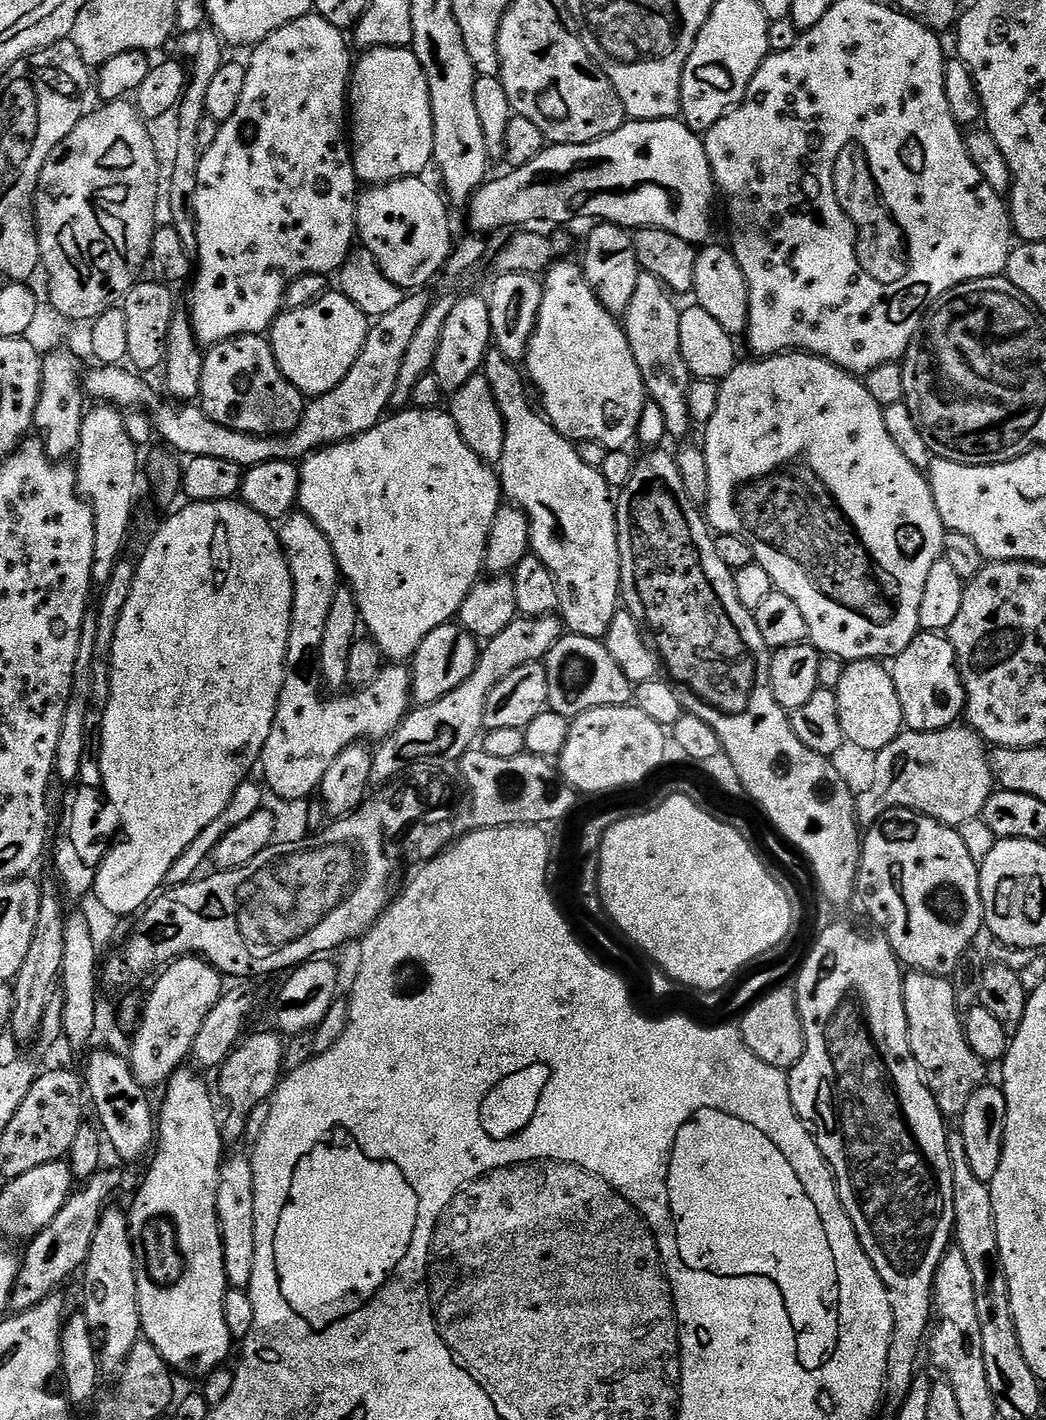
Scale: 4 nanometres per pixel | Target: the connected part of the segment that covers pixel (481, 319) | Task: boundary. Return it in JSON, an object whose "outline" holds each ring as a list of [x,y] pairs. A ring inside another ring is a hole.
{"outline":[[[464,296],[457,299],[450,310],[450,318],[446,318],[446,326],[442,326],[442,338],[438,346],[436,361],[432,367],[441,393],[457,392],[466,381],[483,369],[484,355],[493,343],[490,326],[490,310],[487,299],[480,296]]]}

